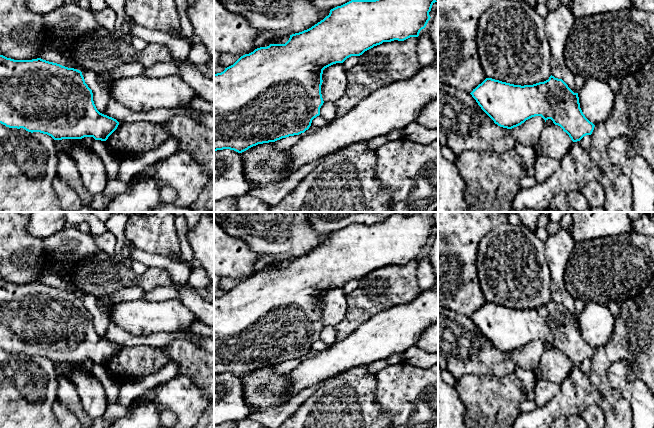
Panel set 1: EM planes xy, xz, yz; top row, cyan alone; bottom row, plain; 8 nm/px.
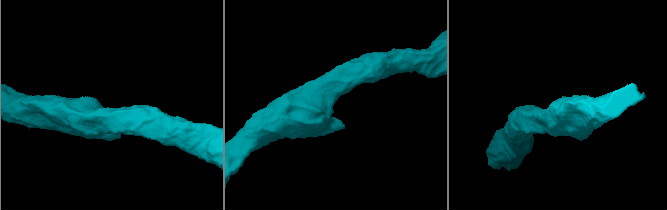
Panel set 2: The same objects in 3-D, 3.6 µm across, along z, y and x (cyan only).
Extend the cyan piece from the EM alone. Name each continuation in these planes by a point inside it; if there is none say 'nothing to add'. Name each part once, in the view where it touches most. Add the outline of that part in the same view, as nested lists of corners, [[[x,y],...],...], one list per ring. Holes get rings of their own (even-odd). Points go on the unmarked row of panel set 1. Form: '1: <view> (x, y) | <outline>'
nothing to add

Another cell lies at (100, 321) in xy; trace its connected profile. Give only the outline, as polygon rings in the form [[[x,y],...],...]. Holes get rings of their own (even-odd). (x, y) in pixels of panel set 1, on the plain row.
[[[81,295],[84,301],[85,307],[92,314],[93,325],[97,334],[106,339],[106,333],[109,323],[109,317],[106,316],[98,307],[98,298],[93,295]]]

